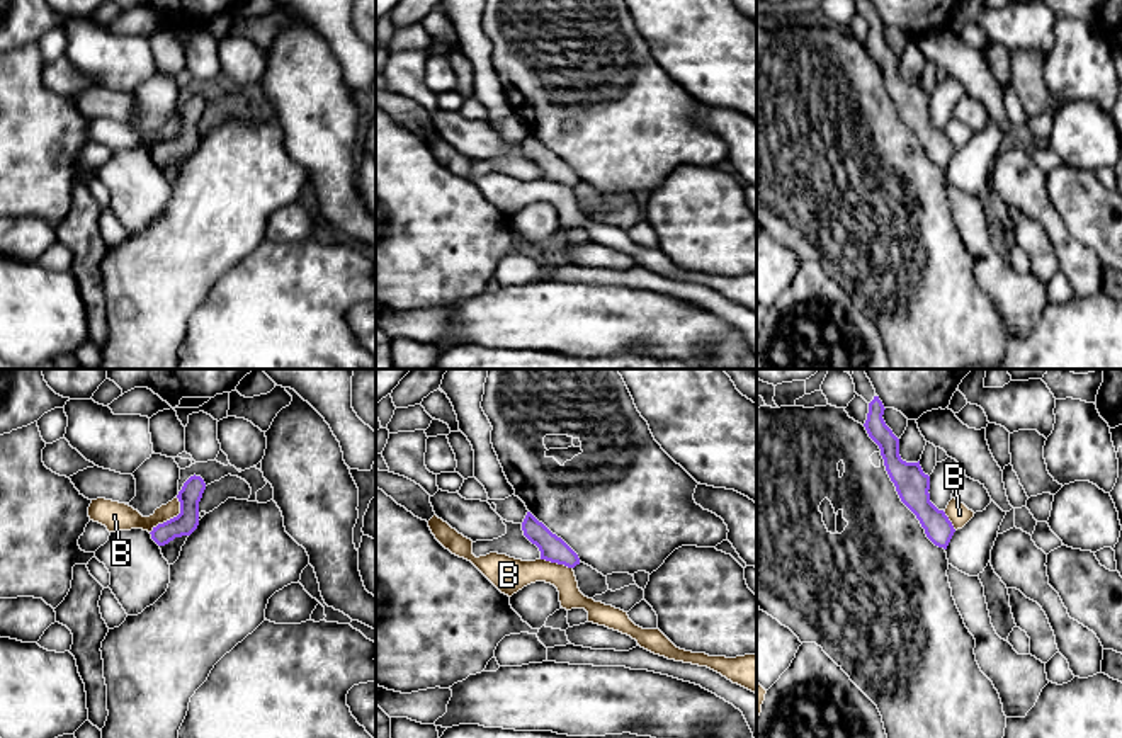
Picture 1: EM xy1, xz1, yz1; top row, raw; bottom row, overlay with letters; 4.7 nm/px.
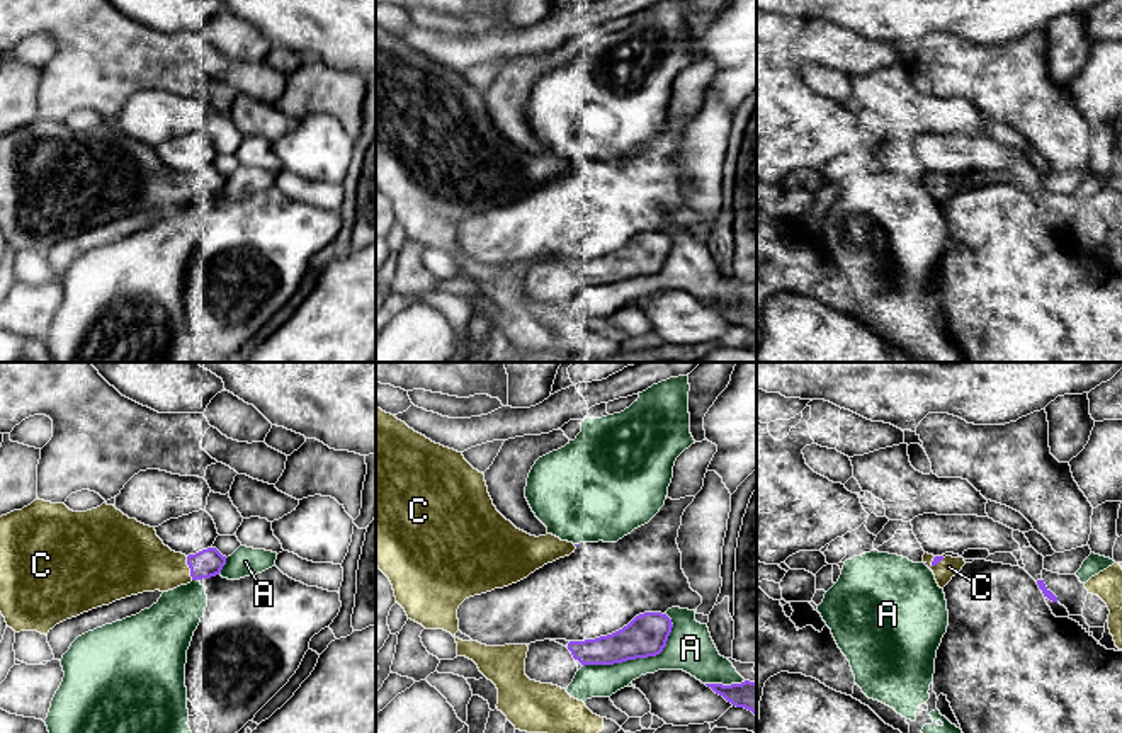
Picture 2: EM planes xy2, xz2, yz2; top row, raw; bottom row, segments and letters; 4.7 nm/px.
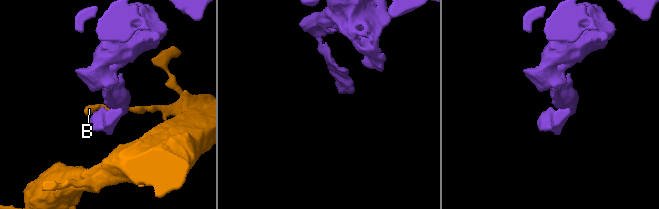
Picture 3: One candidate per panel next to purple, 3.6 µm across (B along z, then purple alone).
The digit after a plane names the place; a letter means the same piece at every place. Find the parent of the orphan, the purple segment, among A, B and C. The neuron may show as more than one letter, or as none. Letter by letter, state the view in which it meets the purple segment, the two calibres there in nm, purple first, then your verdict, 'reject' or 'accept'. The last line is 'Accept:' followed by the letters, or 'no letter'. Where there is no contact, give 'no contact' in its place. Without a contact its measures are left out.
A: contact in xz2; calibres 200 and 220 nm; reject
B: contact in xy1; calibres 110 and 130 nm; reject
C: contact in xy2; calibres 140 and 300 nm; accept
Accept: C

